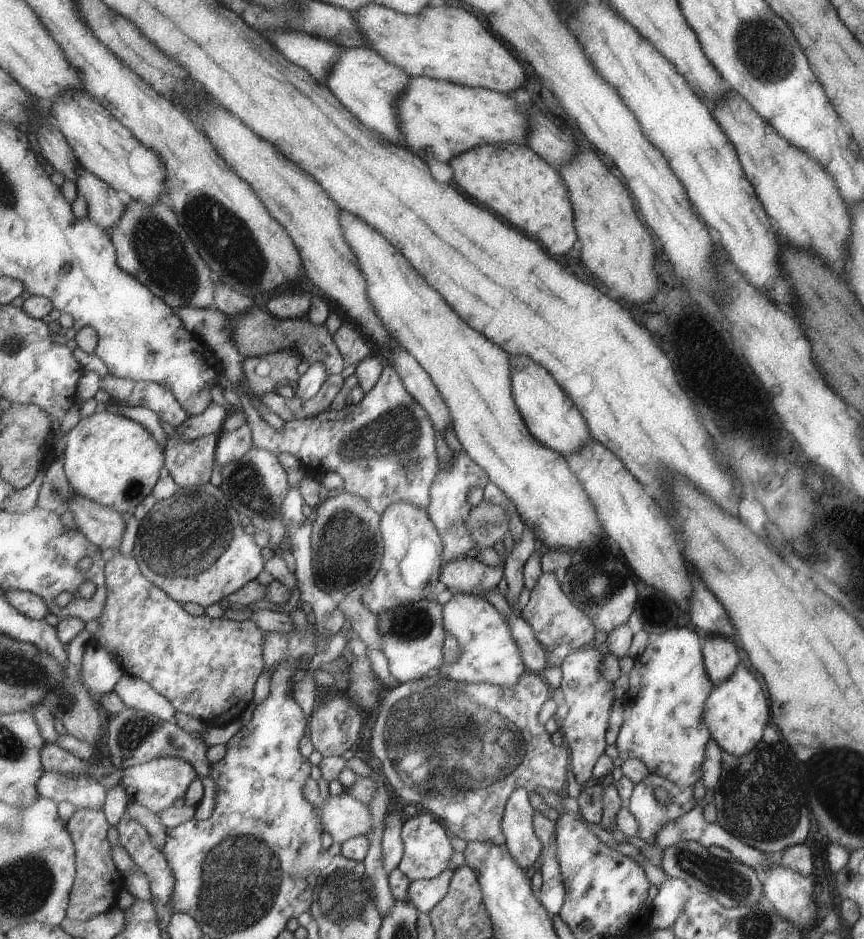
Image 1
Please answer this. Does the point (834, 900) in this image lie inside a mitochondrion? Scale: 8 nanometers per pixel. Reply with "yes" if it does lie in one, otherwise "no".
no

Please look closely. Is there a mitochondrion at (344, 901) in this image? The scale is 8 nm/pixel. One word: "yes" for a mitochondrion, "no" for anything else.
yes

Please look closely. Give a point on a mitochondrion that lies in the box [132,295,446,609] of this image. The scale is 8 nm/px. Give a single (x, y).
(184, 539)

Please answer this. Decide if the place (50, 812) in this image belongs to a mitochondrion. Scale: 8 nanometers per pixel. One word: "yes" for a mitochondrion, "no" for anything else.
no

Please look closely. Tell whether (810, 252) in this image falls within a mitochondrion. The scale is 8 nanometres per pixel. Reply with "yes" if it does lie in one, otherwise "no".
no

